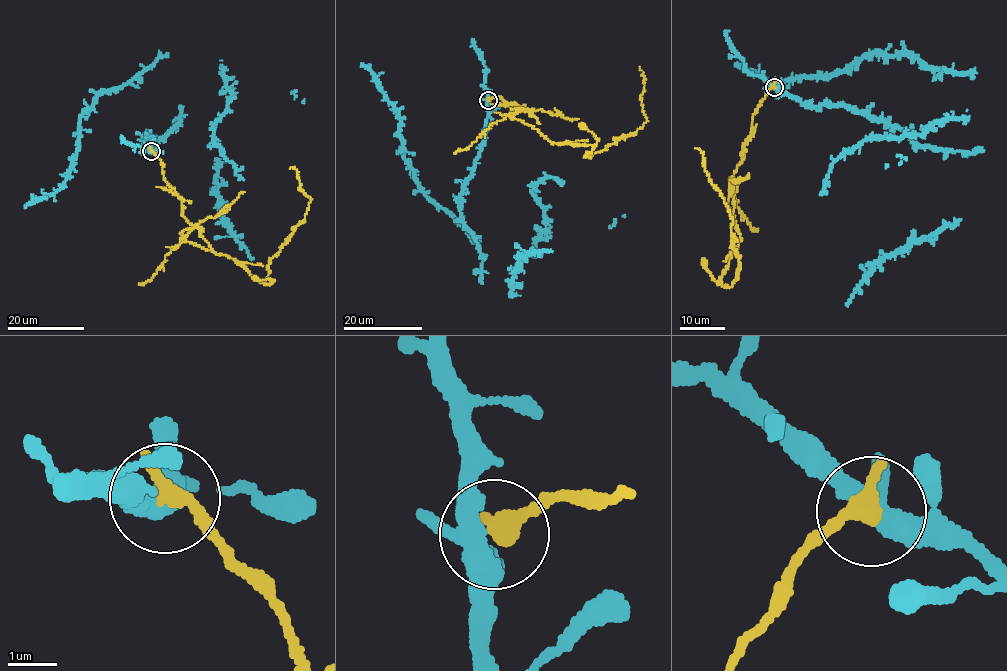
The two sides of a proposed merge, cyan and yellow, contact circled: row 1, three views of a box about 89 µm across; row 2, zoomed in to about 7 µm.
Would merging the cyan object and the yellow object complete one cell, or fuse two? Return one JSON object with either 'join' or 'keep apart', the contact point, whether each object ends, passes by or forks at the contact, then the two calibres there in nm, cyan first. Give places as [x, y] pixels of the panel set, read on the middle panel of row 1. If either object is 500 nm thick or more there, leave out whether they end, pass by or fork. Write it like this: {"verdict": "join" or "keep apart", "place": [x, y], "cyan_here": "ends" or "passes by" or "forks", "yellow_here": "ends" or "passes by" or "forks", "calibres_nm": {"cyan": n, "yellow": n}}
{"verdict": "keep apart", "place": [488, 100], "cyan_here": "forks", "yellow_here": "ends", "calibres_nm": {"cyan": 360, "yellow": 420}}

